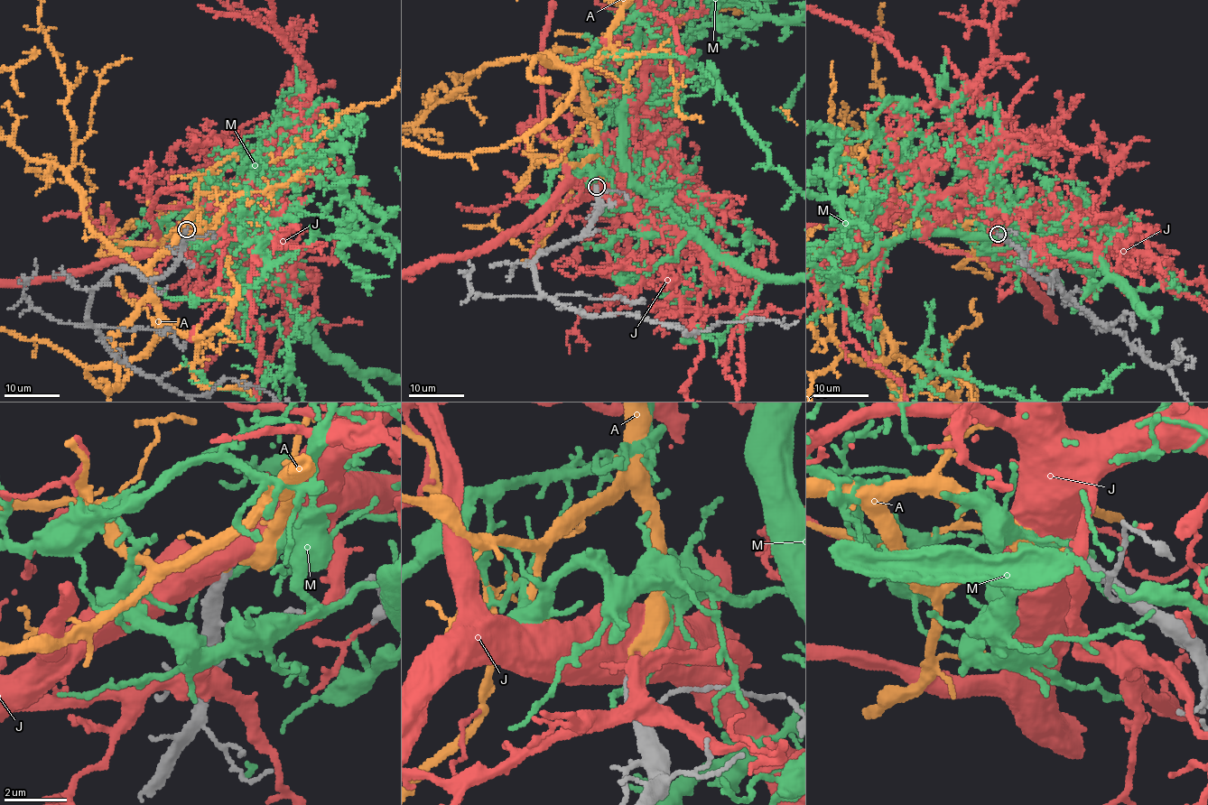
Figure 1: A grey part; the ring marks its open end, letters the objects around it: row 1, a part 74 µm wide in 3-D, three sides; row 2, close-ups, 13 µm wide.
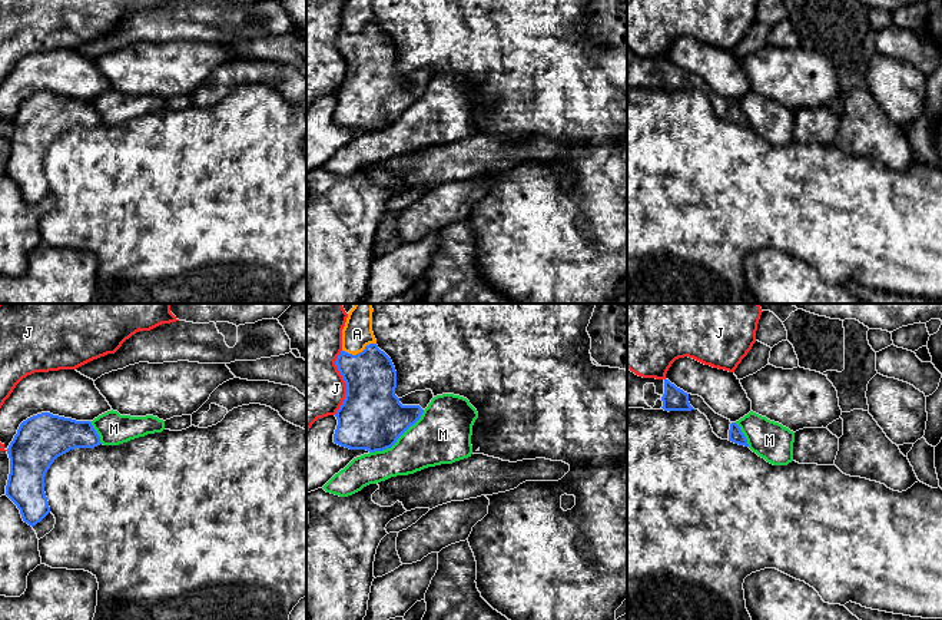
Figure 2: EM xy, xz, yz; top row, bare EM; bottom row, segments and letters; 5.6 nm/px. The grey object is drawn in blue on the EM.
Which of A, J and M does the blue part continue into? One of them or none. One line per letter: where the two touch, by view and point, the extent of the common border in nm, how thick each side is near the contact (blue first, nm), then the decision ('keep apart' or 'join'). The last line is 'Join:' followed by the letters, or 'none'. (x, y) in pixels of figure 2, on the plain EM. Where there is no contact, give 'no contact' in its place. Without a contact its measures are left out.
A: contact xz (360, 32); length 200 nm; calibres 280 and 160 nm; join
J: contact xz (345, 62); length 380 nm; calibres 360 and 380 nm; keep apart
M: contact xz (398, 116); length 400 nm; calibres 360 and 320 nm; keep apart
Join: A

